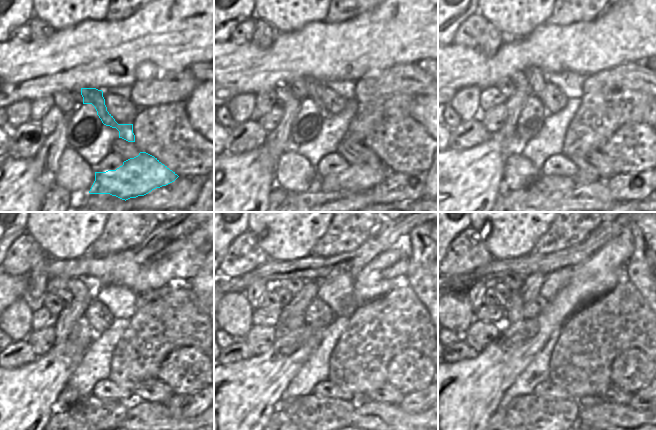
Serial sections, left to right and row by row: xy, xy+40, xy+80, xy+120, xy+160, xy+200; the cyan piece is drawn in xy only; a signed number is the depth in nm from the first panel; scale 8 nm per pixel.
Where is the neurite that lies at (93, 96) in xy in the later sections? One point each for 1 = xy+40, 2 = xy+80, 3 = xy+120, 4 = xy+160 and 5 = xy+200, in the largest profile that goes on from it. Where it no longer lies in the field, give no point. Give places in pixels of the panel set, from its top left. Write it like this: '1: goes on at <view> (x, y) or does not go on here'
1: goes on at xy+40 (313, 88)
2: goes on at xy+80 (536, 79)
3: goes on at xy+120 (79, 288)
4: goes on at xy+160 (293, 285)
5: goes on at xy+200 (514, 282)

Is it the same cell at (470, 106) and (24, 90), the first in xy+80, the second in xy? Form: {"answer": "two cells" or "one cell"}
{"answer": "two cells"}

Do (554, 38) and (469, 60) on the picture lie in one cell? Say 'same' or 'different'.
same

